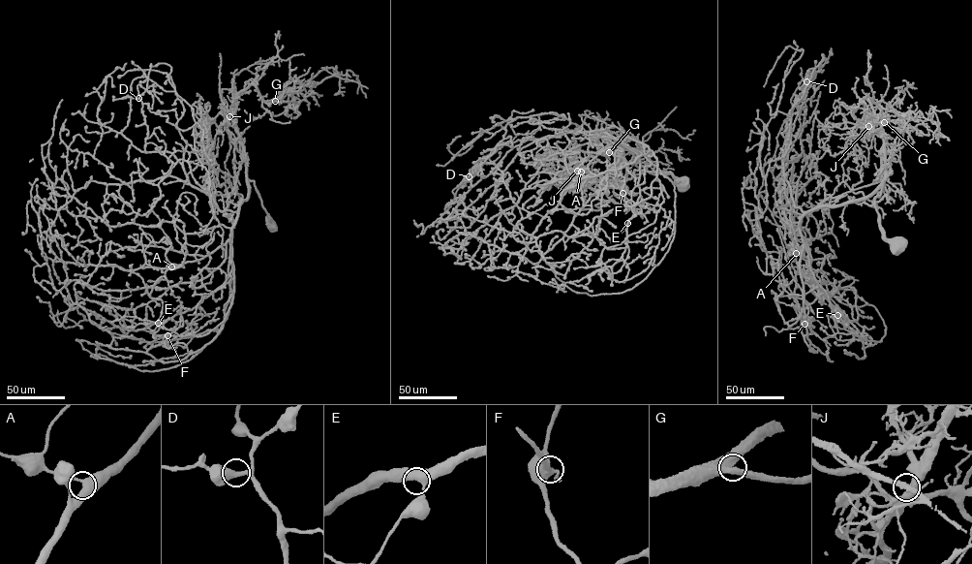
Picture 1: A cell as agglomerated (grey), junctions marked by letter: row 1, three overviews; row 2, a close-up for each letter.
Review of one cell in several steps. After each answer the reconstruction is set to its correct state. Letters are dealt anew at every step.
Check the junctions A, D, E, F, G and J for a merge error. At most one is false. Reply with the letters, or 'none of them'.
F

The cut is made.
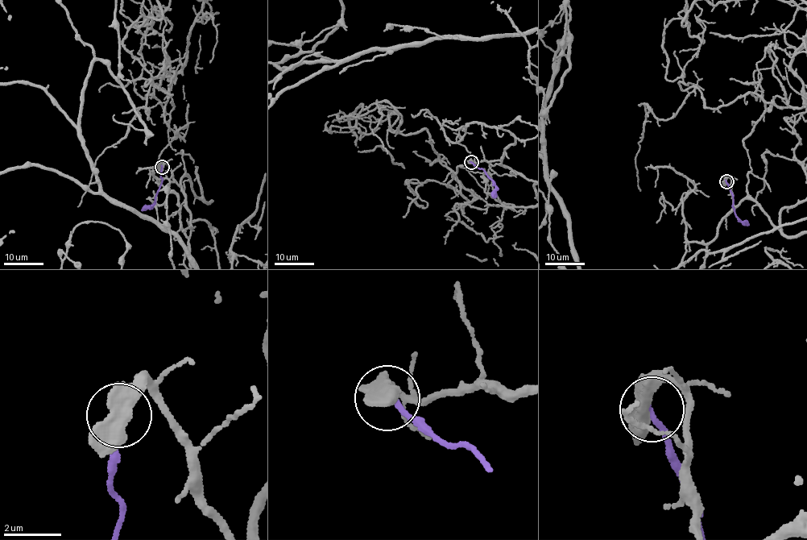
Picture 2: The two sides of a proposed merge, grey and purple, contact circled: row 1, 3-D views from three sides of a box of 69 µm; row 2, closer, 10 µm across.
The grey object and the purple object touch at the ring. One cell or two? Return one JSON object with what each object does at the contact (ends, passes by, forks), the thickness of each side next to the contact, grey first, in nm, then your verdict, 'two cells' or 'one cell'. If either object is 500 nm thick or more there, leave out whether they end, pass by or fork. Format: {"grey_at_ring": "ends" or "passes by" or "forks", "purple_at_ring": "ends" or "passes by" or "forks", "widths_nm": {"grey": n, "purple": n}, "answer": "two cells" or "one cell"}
{"widths_nm": {"grey": 500, "purple": 190}, "answer": "two cells"}

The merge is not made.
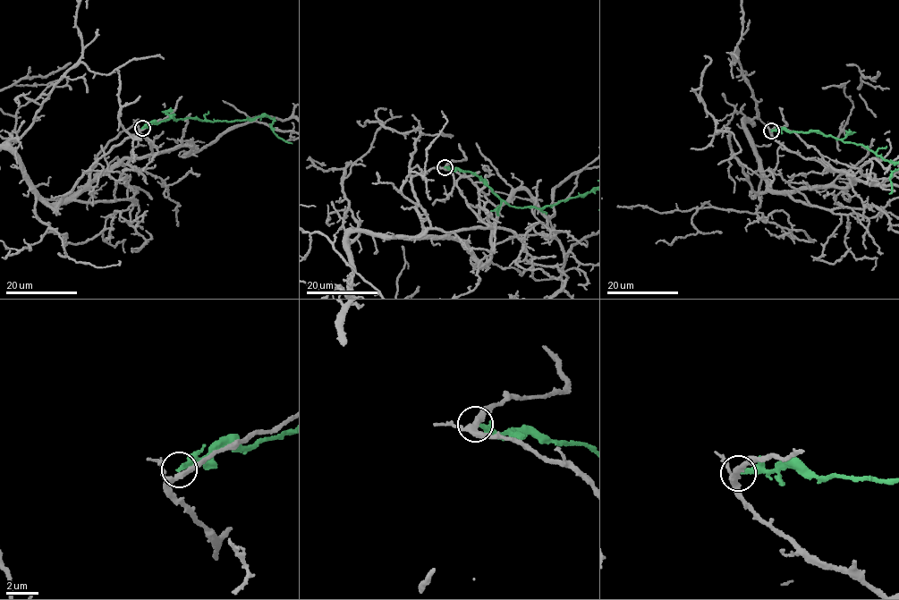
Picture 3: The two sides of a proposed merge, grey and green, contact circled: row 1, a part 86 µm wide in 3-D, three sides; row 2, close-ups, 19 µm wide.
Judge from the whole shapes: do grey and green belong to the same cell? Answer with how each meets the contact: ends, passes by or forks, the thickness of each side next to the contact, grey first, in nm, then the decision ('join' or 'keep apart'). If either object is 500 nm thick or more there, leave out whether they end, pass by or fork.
grey passes by; green ends; calibres 340 and 280 nm; keep apart

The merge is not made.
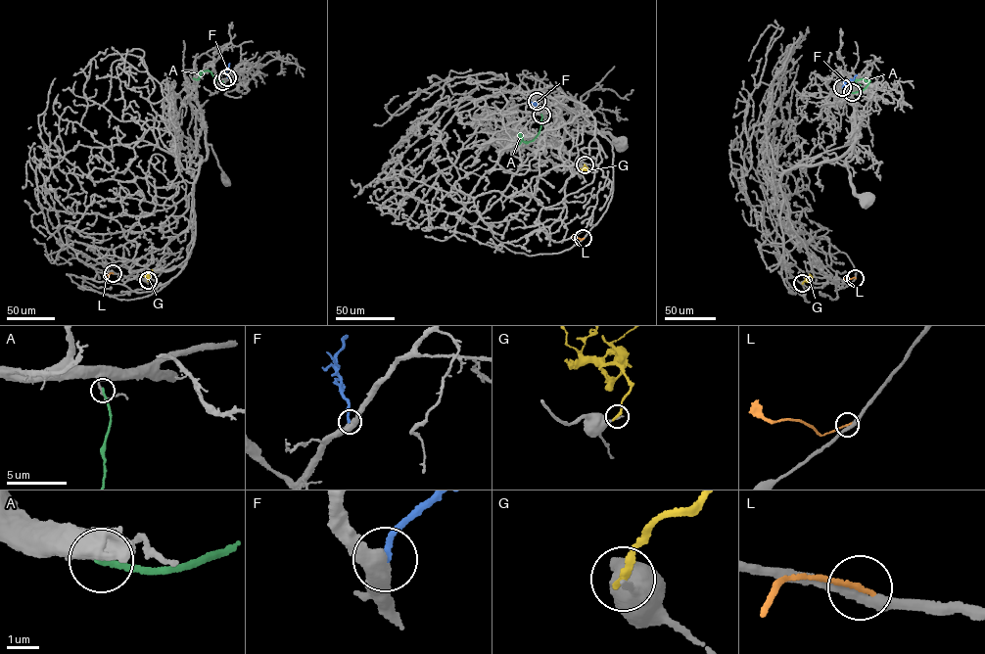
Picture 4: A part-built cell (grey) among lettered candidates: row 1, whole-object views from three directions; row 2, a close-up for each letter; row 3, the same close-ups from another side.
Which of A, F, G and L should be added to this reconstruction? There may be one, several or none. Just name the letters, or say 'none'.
F, L

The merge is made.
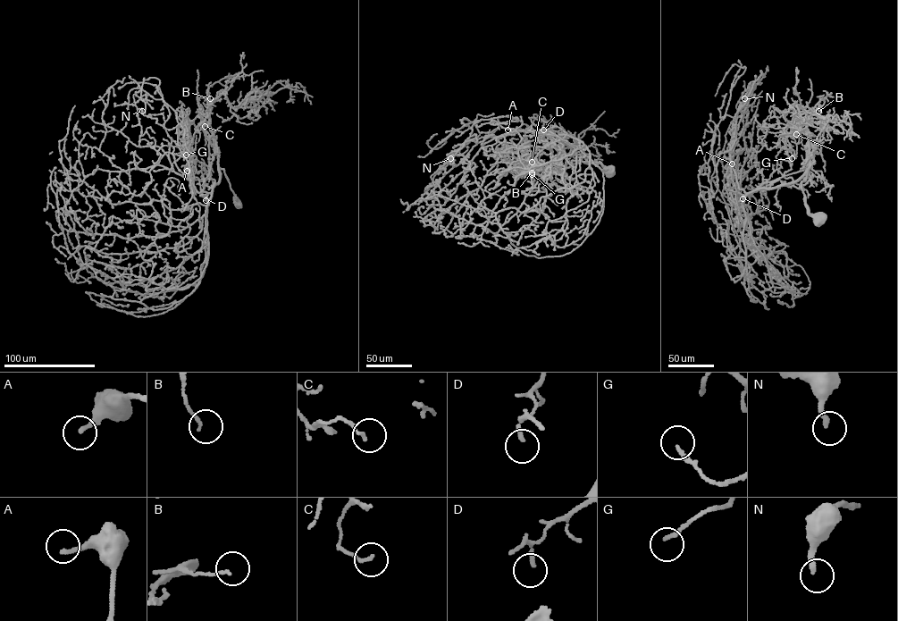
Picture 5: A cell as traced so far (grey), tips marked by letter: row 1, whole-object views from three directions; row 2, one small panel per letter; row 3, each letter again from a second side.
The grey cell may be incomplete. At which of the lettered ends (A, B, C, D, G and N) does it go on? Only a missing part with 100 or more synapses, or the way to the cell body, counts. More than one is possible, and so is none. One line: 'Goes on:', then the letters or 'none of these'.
Goes on: none of these

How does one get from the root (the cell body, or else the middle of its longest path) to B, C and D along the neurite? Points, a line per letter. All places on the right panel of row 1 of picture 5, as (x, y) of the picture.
B: (819, 219), (809, 213), (801, 183), (806, 178), (809, 166), (807, 120), (817, 104), (818, 111)
C: (819, 219), (809, 213), (801, 186), (807, 177), (813, 146), (808, 135), (799, 127), (794, 130), (796, 134)
D: (819, 219), (809, 213), (806, 202), (801, 183), (806, 173), (773, 188), (759, 190), (759, 187), (742, 198)

